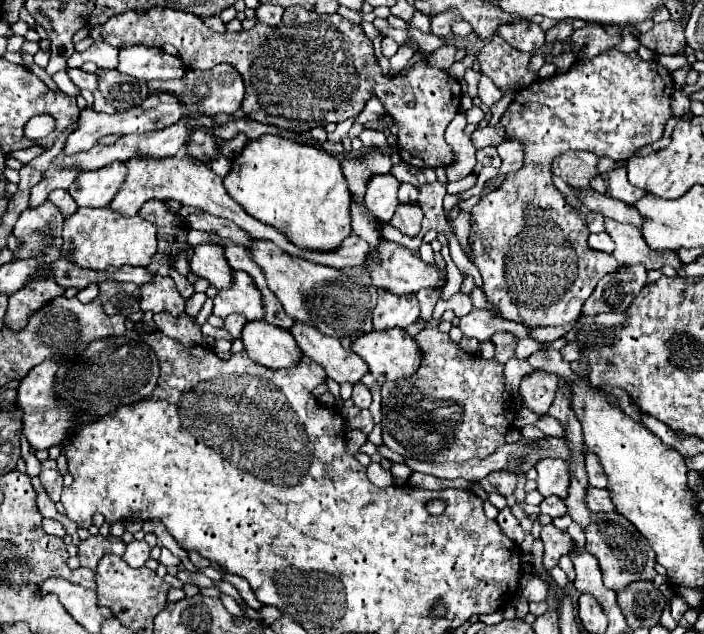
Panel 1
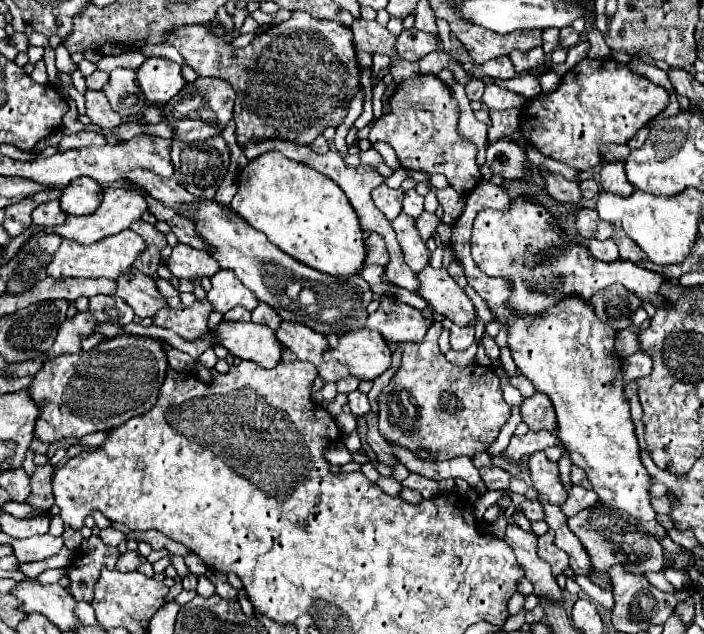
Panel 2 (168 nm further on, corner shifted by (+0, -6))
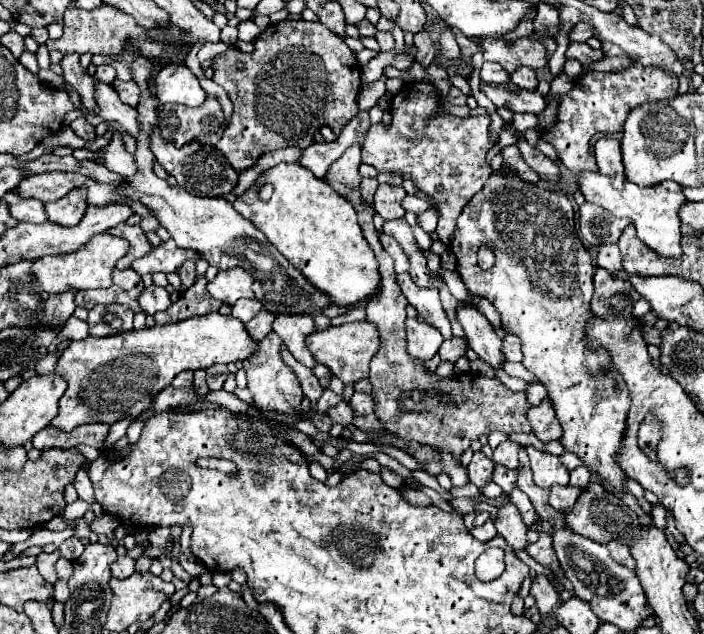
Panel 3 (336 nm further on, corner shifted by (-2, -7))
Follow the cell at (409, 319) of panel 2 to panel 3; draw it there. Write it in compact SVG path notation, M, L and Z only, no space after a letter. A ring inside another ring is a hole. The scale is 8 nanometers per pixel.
M407 319L407 353L415 359L431 359L439 345L443 343L443 337L439 331L423 321Z

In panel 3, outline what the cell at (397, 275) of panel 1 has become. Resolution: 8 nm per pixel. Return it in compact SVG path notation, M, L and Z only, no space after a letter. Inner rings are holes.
M459 303L457 307L457 319L461 327L465 329L465 335L469 339L469 347L477 353L479 359L489 363L493 369L503 367L507 361L503 355L503 341L497 337L489 321L471 305Z

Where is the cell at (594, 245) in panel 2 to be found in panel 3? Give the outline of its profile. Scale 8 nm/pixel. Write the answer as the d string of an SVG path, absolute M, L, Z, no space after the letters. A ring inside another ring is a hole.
M603 245L599 249L599 255L597 255L597 265L611 271L611 273L617 273L621 271L621 255L619 255L619 247L617 245Z

